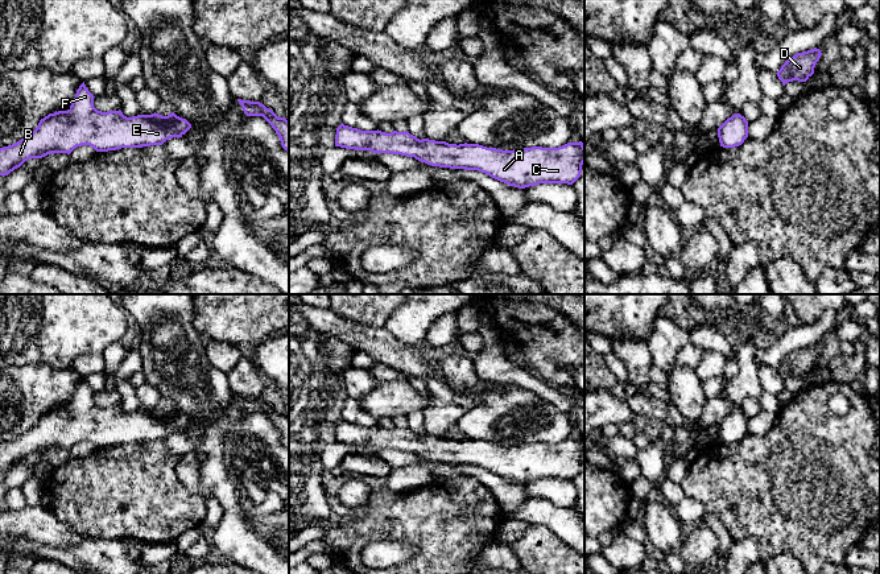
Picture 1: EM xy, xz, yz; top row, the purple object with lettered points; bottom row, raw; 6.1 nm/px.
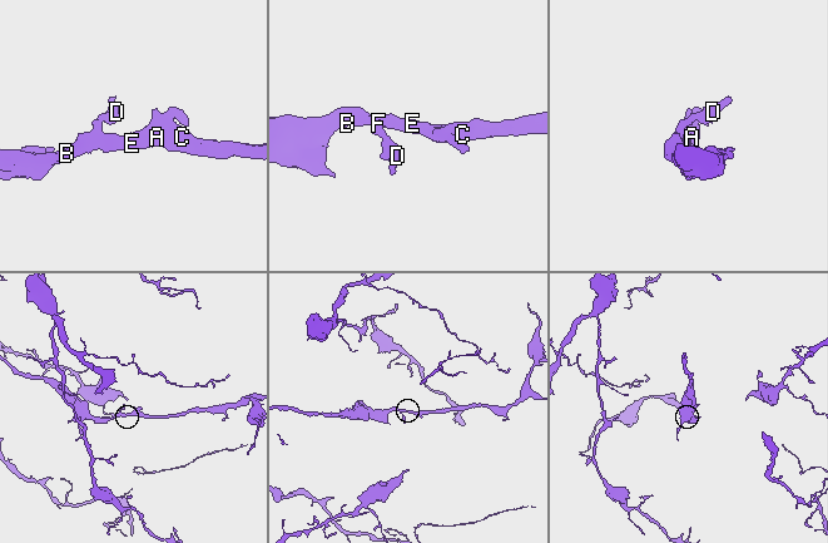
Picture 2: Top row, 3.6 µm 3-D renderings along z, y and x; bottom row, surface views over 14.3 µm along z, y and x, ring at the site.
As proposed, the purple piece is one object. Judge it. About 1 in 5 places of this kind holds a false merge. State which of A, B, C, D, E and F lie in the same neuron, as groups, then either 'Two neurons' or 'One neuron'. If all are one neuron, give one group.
Groups: A B C D E F. One neuron

